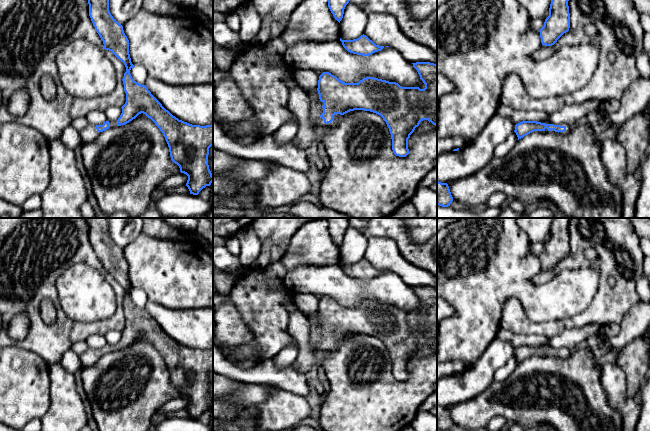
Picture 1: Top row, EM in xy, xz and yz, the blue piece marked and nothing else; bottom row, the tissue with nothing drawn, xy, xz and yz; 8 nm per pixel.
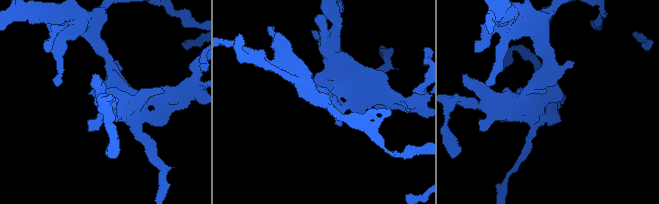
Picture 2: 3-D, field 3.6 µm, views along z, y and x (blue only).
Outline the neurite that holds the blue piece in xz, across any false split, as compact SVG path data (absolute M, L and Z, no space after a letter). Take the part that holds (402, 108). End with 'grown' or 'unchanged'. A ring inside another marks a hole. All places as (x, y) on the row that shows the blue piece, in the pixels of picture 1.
M416 62L412 64L425 84L424 89L420 89L419 87L402 87L396 82L389 82L374 77L363 78L358 83L345 83L331 73L323 72L319 76L317 88L321 102L319 103L313 94L308 94L310 100L309 117L312 125L314 127L318 127L319 125L324 127L336 126L341 115L354 110L376 113L383 118L389 128L394 154L399 157L406 157L409 154L408 139L421 121L428 120L437 127L437 65L430 62Z | grown

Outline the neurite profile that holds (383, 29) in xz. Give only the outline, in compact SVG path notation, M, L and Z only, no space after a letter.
M367 13L367 15L368 25L364 35L376 45L397 49L411 63L430 62L437 65L437 52L404 35L394 15L386 13Z

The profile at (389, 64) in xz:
M340 40L301 42L287 47L284 62L293 70L329 72L345 83L358 83L366 77L396 82L402 87L425 88L413 64L393 47L384 47L369 56L348 52Z

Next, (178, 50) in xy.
M140 9L123 26L129 40L129 54L135 67L147 70L148 77L169 85L213 83L213 33L197 18L164 16Z

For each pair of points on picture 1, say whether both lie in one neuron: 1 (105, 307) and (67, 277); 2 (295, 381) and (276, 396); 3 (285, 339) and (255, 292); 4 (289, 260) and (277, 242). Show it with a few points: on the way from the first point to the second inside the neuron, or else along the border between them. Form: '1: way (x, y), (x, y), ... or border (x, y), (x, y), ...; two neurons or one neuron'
1: way (93, 306), (87, 306), (70, 289); one neuron
2: border (274, 386), (287, 389), (305, 397); two neurons
3: way (268, 339), (265, 339), (255, 329), (255, 309); one neuron
4: border (285, 252), (279, 261); two neurons

